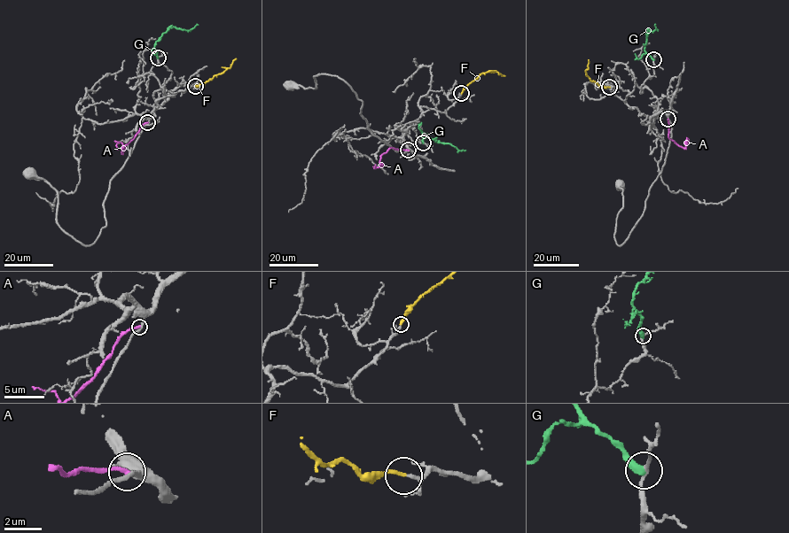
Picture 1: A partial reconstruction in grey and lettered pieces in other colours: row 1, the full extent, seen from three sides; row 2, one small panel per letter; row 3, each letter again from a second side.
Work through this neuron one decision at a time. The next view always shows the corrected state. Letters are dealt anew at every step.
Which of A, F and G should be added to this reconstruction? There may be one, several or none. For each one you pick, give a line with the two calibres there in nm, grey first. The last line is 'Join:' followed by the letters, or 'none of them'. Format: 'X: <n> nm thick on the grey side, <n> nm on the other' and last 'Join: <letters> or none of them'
F: 140 nm thick on the grey side, 200 nm on the other
Join: F

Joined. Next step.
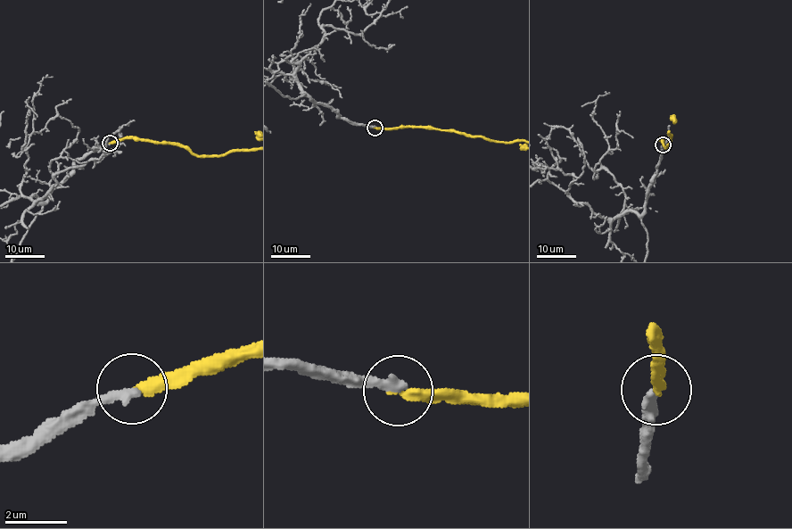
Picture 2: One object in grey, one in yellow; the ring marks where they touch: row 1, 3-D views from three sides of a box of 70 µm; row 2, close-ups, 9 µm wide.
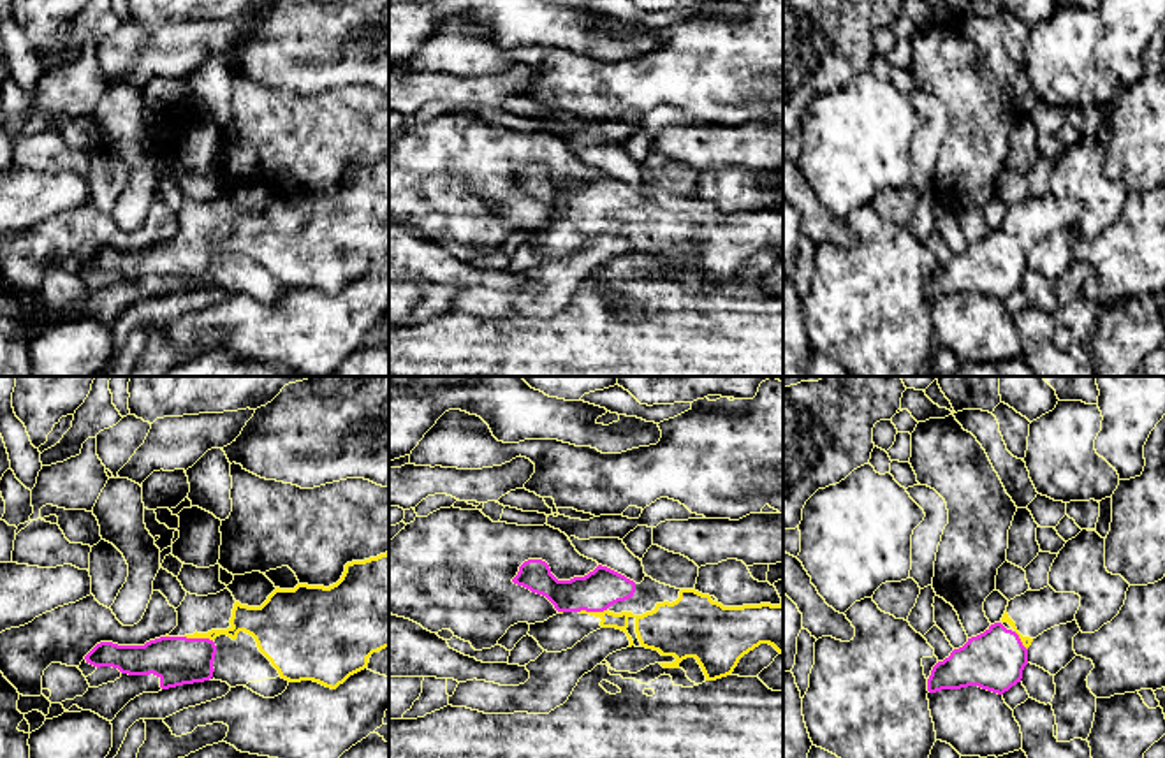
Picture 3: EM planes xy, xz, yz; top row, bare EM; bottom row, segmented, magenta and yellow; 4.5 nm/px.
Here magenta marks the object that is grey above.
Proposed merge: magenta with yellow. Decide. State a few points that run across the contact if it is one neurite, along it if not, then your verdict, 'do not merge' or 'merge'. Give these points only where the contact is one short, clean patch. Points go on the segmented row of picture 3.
merge

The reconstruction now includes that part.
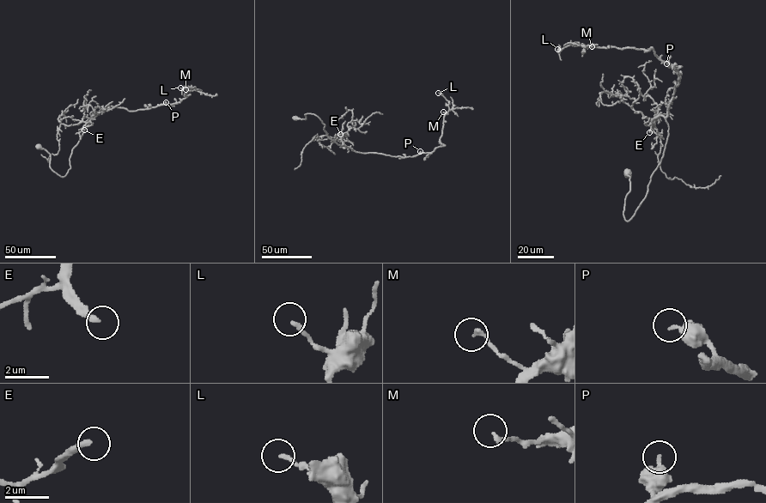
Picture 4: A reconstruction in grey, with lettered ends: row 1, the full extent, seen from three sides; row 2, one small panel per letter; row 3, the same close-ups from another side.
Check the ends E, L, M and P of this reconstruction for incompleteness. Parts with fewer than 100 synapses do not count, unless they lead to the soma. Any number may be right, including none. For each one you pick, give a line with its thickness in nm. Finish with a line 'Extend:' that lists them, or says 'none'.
E: 280 nm thick
Extend: E

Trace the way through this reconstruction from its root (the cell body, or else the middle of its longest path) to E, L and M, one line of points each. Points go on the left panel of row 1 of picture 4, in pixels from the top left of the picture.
E: (39, 147), (49, 154), (50, 167), (63, 177), (70, 168), (72, 149), (88, 125), (86, 121), (84, 130)
L: (39, 147), (49, 154), (50, 167), (63, 177), (72, 149), (97, 112), (177, 103), (192, 89), (180, 87)
M: (39, 147), (49, 154), (50, 167), (63, 177), (72, 149), (97, 112), (177, 103), (190, 94), (185, 89)

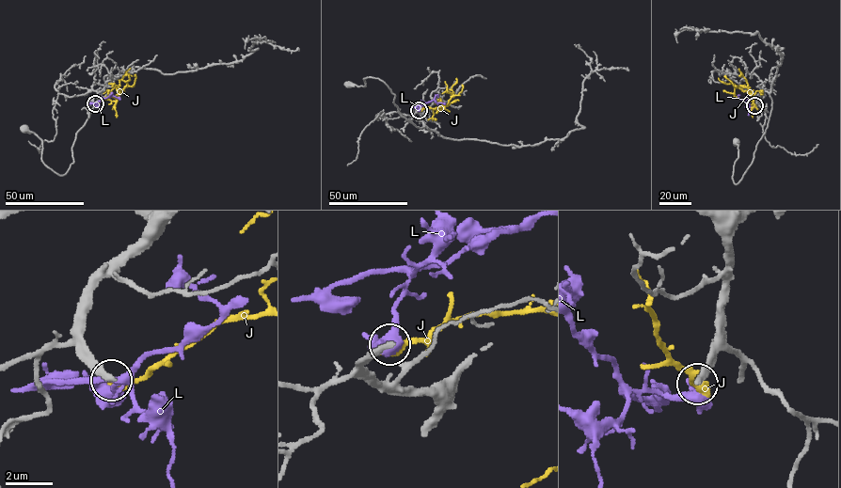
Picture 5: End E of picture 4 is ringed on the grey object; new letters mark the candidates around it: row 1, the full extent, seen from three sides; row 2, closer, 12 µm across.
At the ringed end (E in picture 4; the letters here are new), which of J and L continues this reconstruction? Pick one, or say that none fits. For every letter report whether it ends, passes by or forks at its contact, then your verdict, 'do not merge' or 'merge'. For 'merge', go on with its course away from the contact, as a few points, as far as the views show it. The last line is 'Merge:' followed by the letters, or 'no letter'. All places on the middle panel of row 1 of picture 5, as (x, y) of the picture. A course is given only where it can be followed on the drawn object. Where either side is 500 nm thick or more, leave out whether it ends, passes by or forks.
J: it ends there; do not merge
L: do not merge
Merge: no letter

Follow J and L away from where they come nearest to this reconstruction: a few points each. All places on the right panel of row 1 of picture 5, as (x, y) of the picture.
J: (755, 105), (746, 91), (718, 78)
L: (755, 105), (751, 106), (743, 99), (746, 97), (746, 100)

